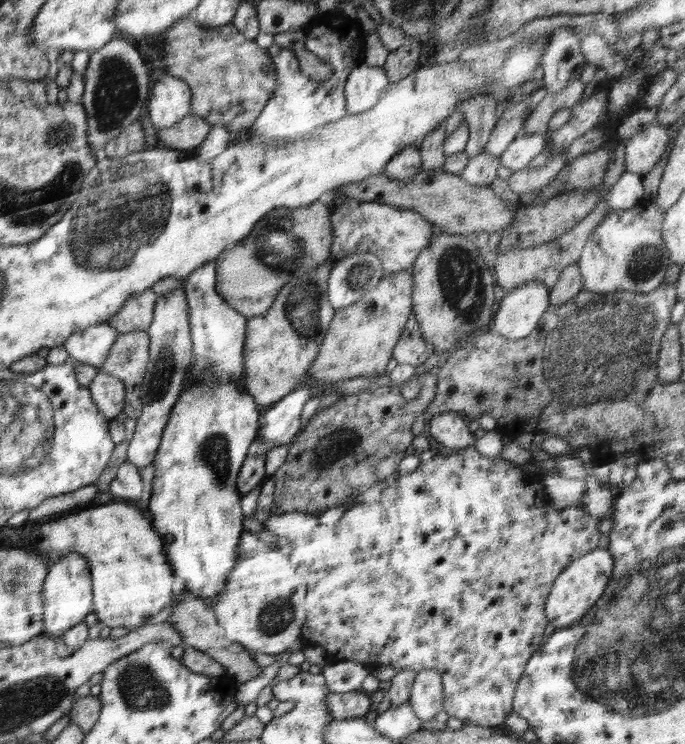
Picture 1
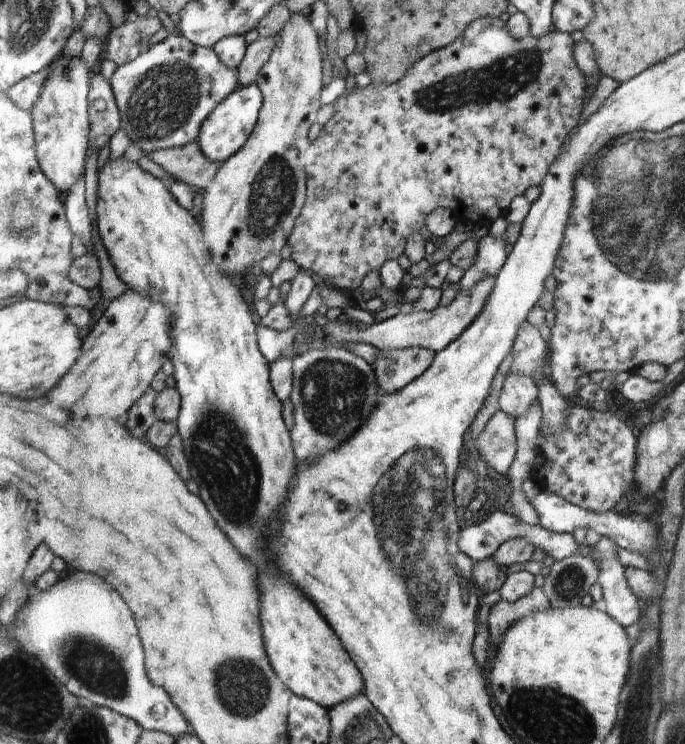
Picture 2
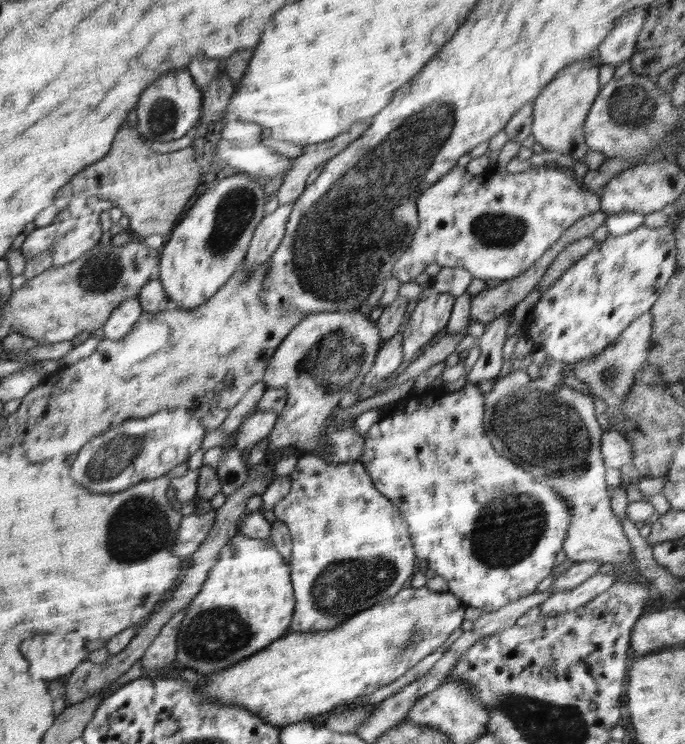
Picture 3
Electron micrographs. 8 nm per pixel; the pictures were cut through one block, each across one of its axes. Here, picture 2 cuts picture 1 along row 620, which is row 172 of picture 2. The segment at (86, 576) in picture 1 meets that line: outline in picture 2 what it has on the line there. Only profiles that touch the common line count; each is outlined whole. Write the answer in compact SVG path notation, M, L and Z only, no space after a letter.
M81 55L57 56L51 64L51 73L43 82L39 99L31 110L39 165L61 195L84 174L86 151L89 149L87 94L90 92L90 71Z

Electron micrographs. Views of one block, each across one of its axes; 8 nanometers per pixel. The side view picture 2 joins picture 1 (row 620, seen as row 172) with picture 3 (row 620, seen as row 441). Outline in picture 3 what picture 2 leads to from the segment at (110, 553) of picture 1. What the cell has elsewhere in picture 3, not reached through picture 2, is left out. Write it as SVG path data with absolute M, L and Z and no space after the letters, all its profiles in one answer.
M236 534L219 552L217 564L210 570L208 579L200 592L194 596L186 609L177 634L176 662L185 668L206 675L228 666L234 666L264 650L271 642L278 640L289 630L294 612L293 587L289 563L284 562L280 552L271 540L254 540Z

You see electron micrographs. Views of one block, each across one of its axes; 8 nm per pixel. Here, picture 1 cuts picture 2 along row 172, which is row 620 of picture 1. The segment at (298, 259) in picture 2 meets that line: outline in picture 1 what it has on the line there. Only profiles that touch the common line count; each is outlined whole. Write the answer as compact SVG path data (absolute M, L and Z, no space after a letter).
M468 446L464 449L458 449L453 451L452 454L448 456L434 456L433 460L430 460L427 464L420 464L416 470L414 470L408 476L400 476L395 474L396 478L396 488L388 486L388 490L382 492L382 500L380 502L374 502L374 504L356 504L348 510L338 522L331 525L318 525L313 530L312 540L310 542L304 542L298 545L296 548L292 549L292 552L288 555L288 560L292 560L292 564L300 564L300 576L304 578L310 578L310 576L316 576L316 580L310 582L310 592L308 592L308 616L304 616L304 628L300 628L300 638L303 642L310 645L320 645L325 650L326 663L336 663L343 660L353 660L363 665L366 664L384 664L384 666L393 666L396 671L400 669L413 670L420 672L422 669L434 669L440 673L441 681L443 684L443 711L448 713L449 717L454 717L460 719L465 725L474 725L482 727L493 727L498 726L498 724L504 724L505 717L513 711L512 703L513 696L515 693L515 688L517 687L519 678L522 676L523 670L525 669L528 659L539 649L538 644L545 630L548 626L547 618L545 615L545 602L547 601L548 595L550 594L551 588L556 581L556 578L562 574L564 568L568 568L573 560L584 556L587 552L596 549L598 546L598 539L600 538L600 531L598 530L598 524L603 519L600 517L594 517L580 506L567 507L564 509L552 509L550 508L550 503L546 500L538 500L536 496L536 488L532 488L530 484L540 479L540 476L533 474L526 474L522 471L521 467L517 467L514 463L506 461L500 458L488 458L486 456L481 456L474 446Z

